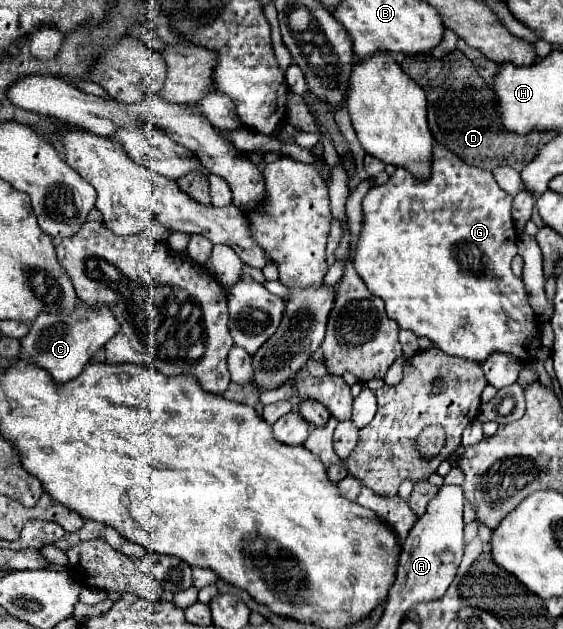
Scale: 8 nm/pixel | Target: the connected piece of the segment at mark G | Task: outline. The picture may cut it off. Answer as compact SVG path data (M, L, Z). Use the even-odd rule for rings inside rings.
M436 144L432 178L428 182L418 182L404 168L396 168L384 186L374 186L364 196L364 220L354 252L354 268L368 290L384 300L386 312L400 328L432 340L442 352L474 362L484 362L494 352L502 352L530 362L542 344L524 284L510 270L518 244L510 208L512 196L496 184L490 170L468 166L456 154Z

